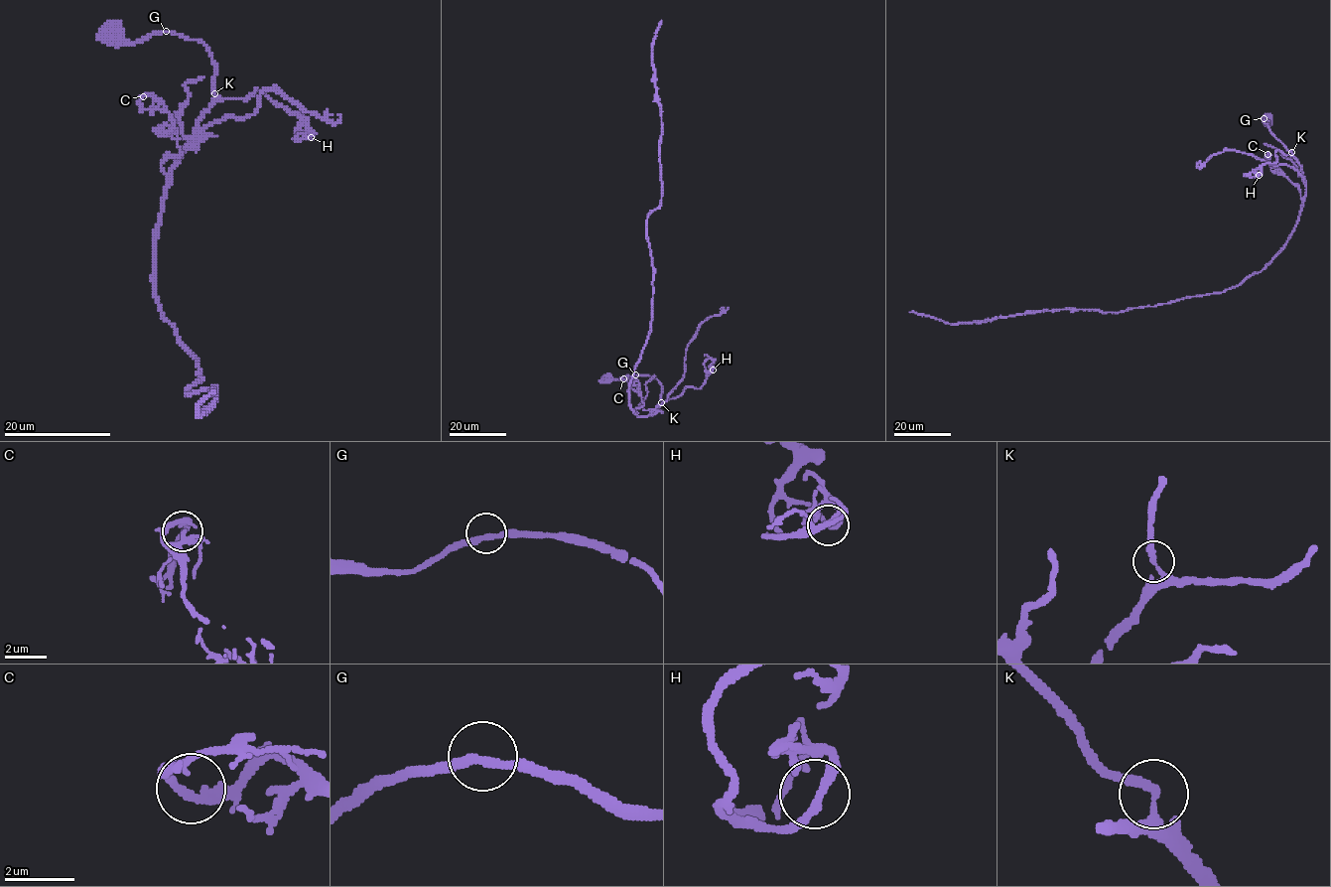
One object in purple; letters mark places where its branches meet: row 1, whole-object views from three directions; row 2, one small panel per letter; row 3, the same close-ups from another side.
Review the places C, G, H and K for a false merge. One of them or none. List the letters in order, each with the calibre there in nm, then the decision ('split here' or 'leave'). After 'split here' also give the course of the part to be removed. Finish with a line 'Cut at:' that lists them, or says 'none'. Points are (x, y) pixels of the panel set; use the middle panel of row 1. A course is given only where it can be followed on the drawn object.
C: calibre 240 nm; leave
G: calibre 240 nm; leave
H: calibre 240 nm; leave
K: calibre 220 nm; leave
Cut at: none

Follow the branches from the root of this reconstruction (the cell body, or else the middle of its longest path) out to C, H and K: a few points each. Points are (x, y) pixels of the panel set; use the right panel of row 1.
C: (1267, 119), (1270, 132), (1300, 164), (1303, 199), (1297, 186), (1269, 164), (1267, 154)
H: (1267, 119), (1268, 124), (1264, 122), (1270, 132), (1291, 154), (1277, 150), (1277, 160), (1264, 164), (1259, 175)
K: (1267, 119), (1265, 118), (1268, 124), (1265, 119), (1264, 122), (1270, 132), (1291, 152)

